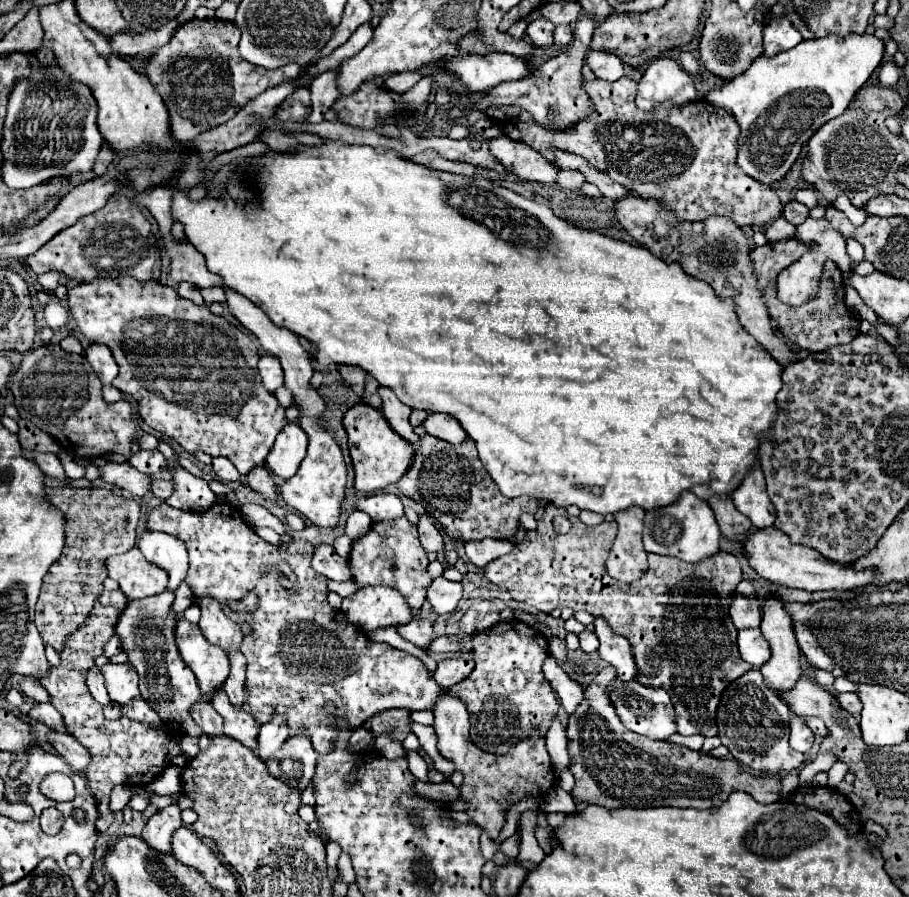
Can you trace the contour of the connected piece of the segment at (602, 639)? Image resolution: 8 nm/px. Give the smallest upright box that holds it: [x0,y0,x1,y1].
[595,617,637,681]

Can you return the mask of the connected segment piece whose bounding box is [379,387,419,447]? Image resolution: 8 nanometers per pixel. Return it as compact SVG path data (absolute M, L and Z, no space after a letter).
M379 387L379 395L381 395L381 411L385 415L385 419L389 421L389 425L403 437L407 439L409 443L413 443L413 447L417 447L419 443L419 435L413 431L411 423L409 423L409 415L411 415L411 409L405 407L403 401L399 401L399 397L395 397L395 393L391 389L385 389L385 387Z

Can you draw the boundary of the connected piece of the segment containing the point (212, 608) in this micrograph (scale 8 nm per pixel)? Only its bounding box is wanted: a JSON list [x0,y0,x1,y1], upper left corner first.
[197,597,243,647]

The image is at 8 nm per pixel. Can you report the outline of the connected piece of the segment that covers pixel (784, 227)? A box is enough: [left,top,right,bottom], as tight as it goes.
[765,216,796,243]

